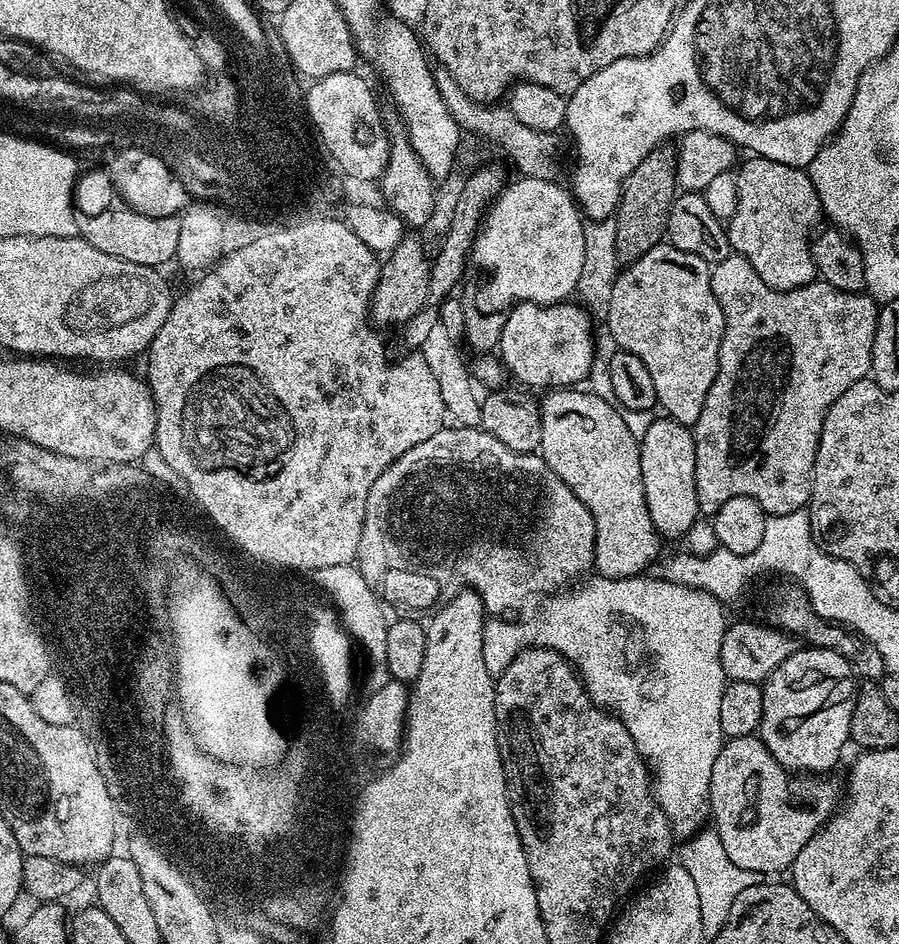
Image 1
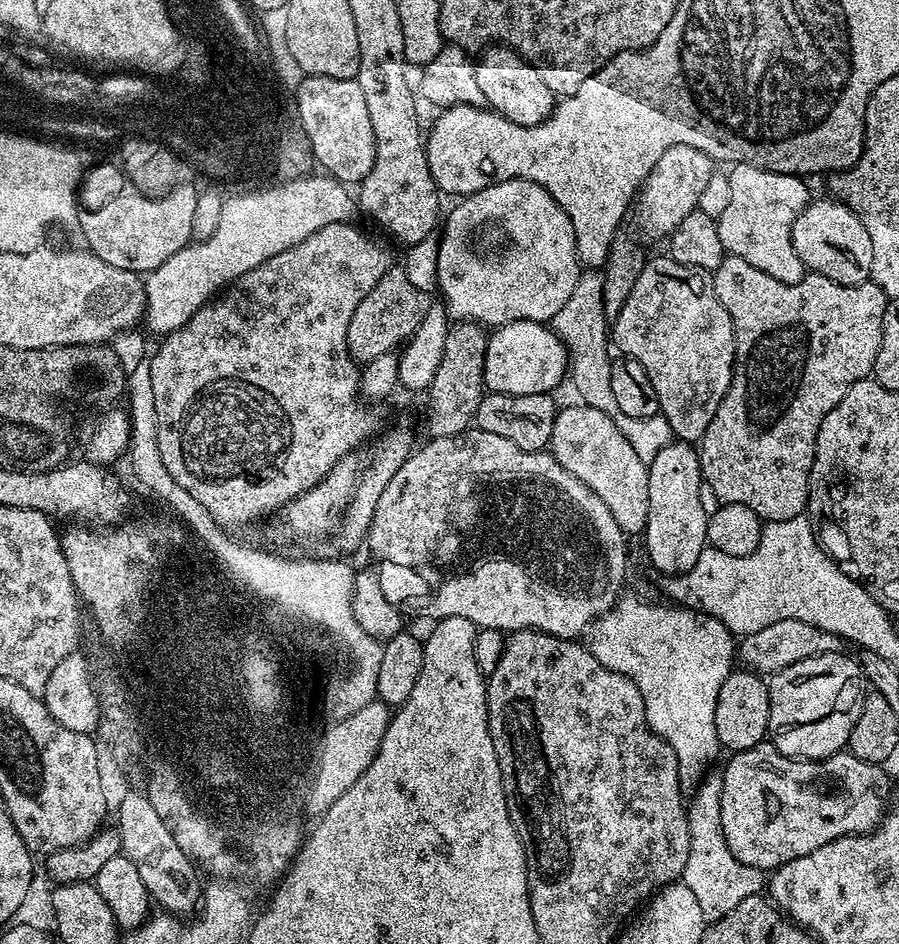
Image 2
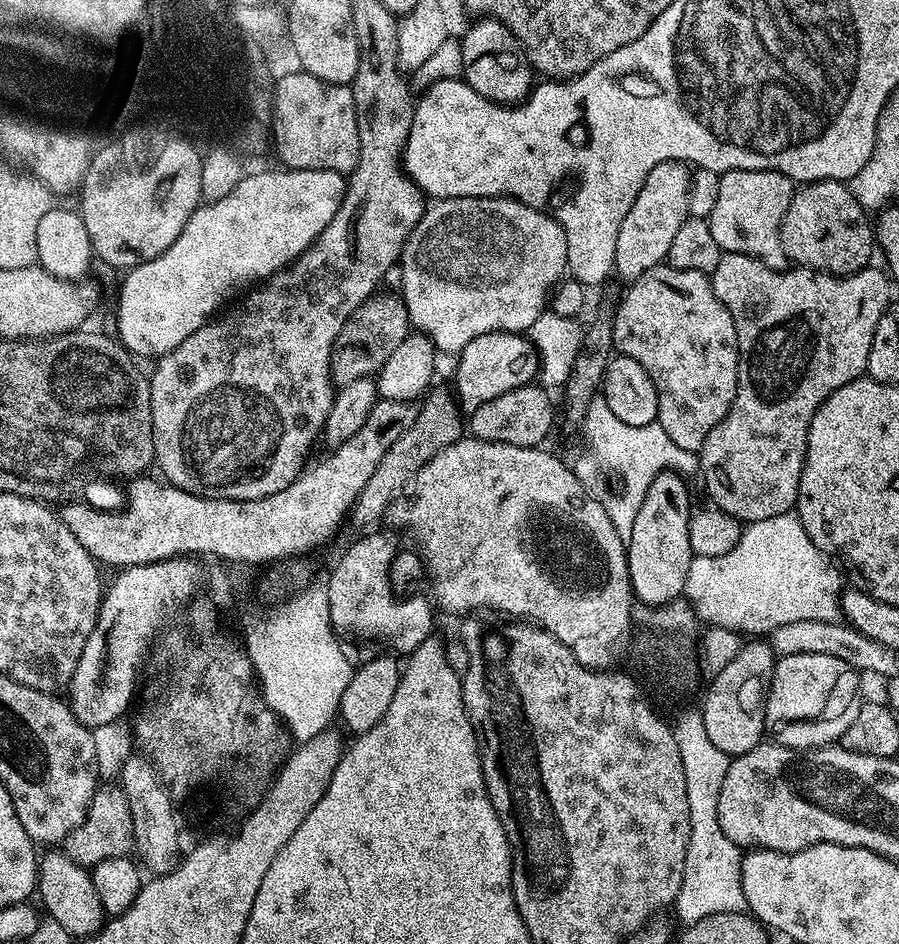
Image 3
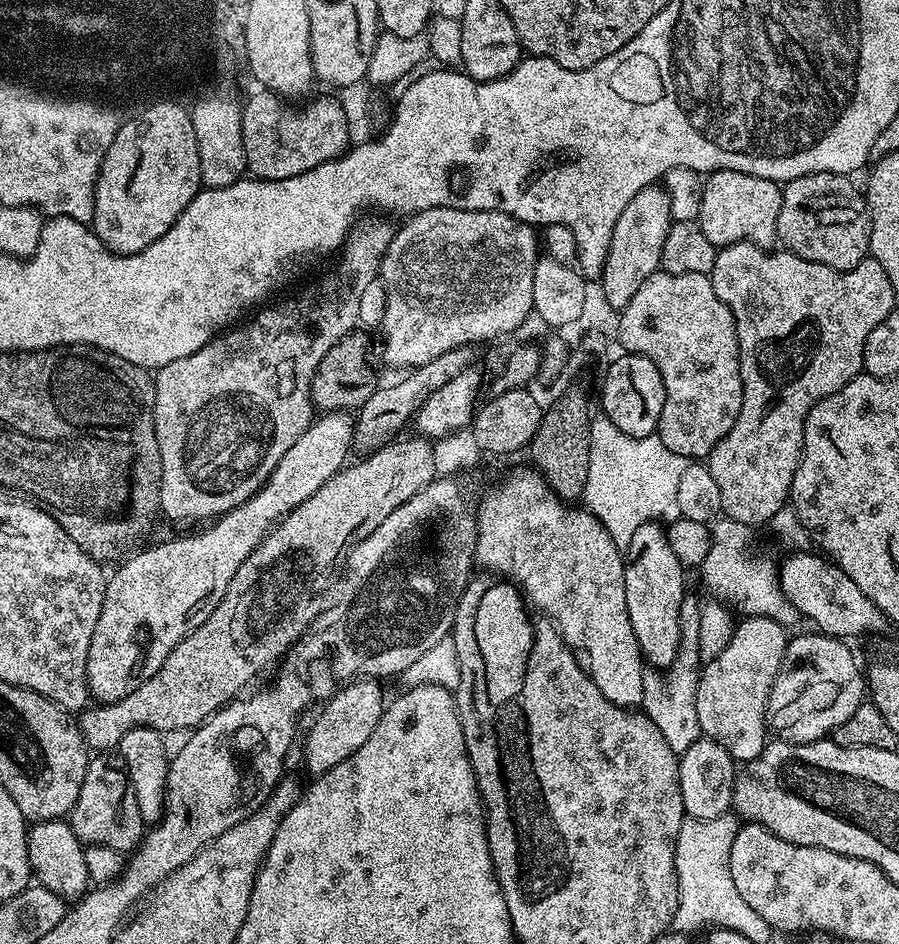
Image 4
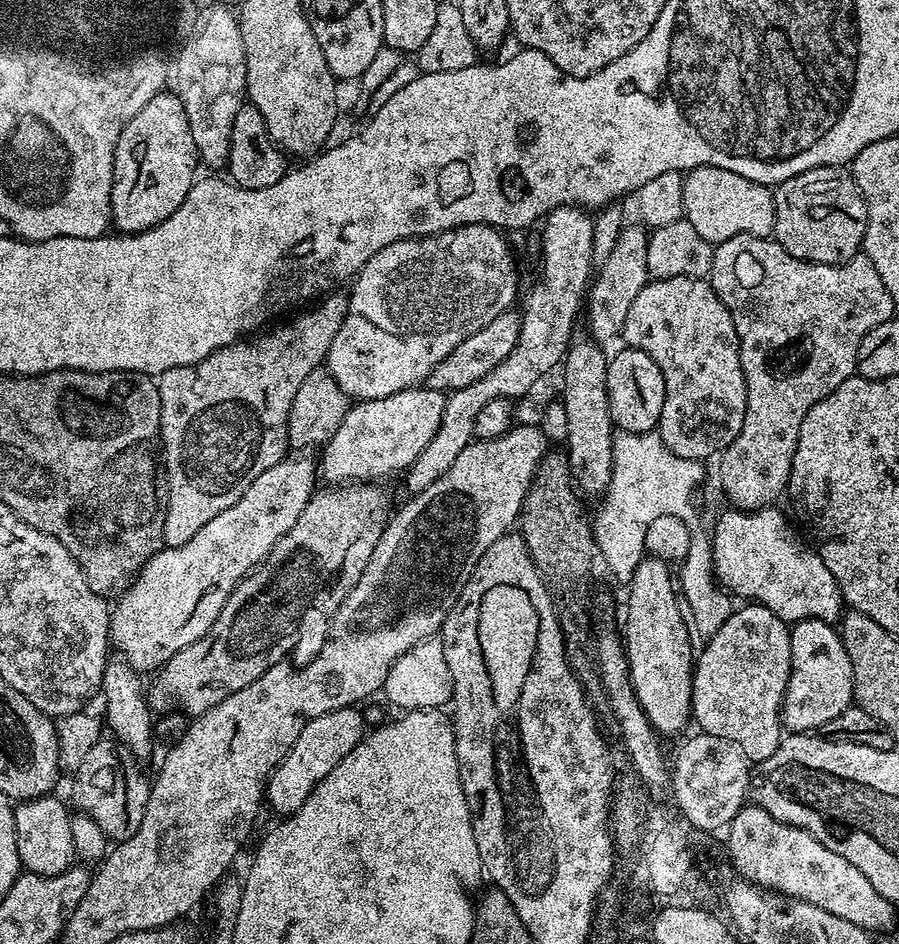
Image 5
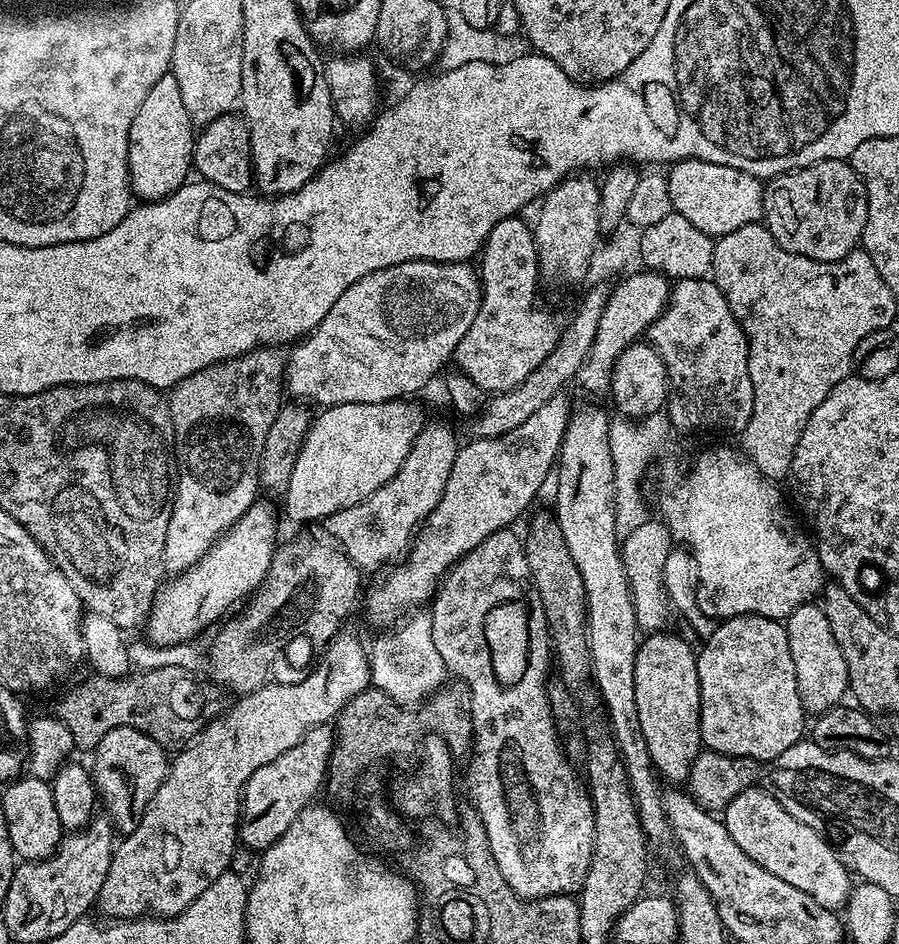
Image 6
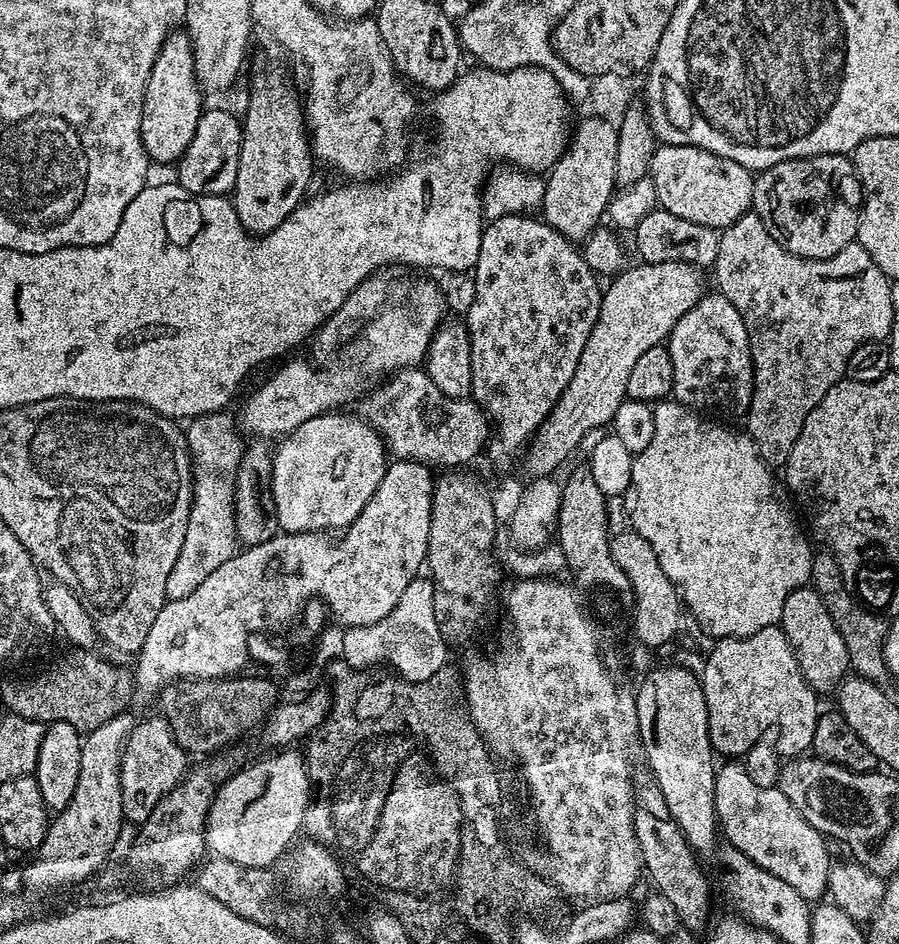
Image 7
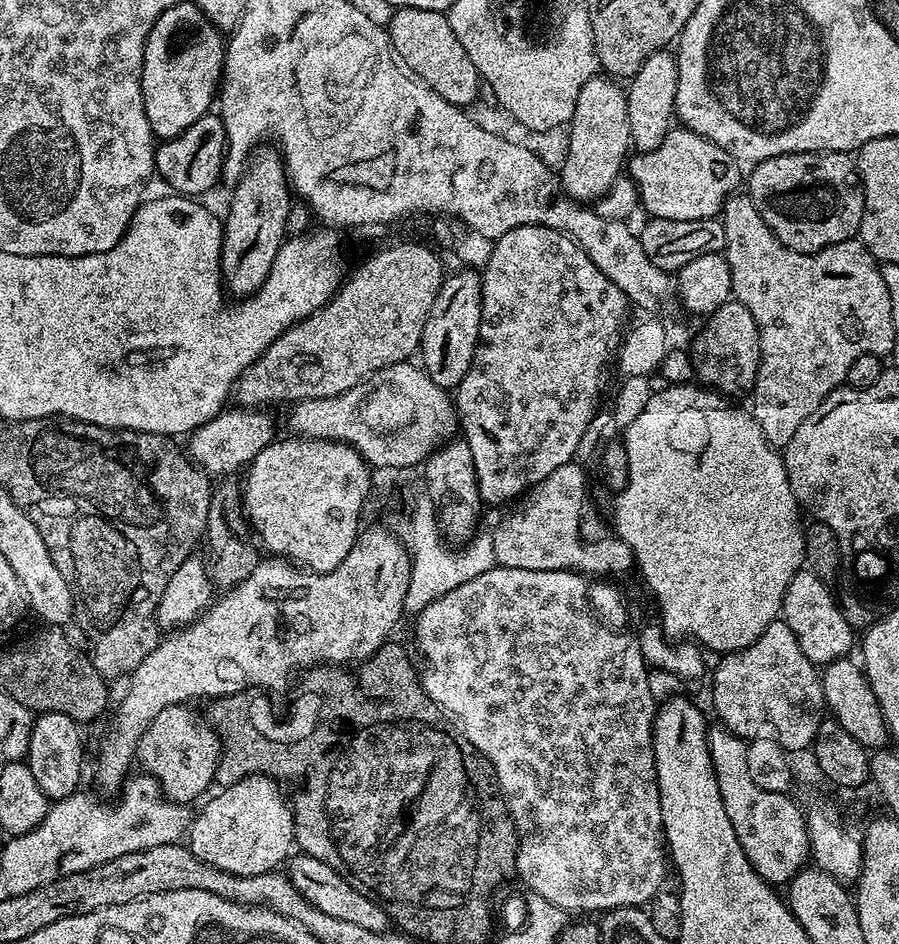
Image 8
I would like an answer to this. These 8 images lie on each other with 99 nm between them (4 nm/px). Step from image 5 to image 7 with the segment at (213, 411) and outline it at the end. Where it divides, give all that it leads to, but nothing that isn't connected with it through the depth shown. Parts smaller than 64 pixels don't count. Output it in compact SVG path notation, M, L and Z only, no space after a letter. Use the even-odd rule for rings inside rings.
M227 411L211 412L205 416L195 417L187 425L186 435L188 437L188 453L192 455L192 505L190 506L190 518L186 526L186 542L182 542L182 550L178 554L178 562L174 562L174 570L170 570L170 578L166 578L166 597L168 600L177 600L178 598L186 598L188 594L194 594L194 590L198 590L198 586L202 586L202 582L206 582L206 578L210 578L210 574L214 574L214 570L218 570L218 566L222 566L222 562L226 562L232 556L235 556L238 551L238 541L236 538L236 472L240 468L240 459L244 457L246 444L240 441L242 437L241 429L234 421L228 417Z

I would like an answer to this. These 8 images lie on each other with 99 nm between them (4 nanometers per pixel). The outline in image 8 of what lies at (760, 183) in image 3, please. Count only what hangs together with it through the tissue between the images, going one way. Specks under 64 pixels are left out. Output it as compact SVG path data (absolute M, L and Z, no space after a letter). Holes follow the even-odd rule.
M674 126L662 138L662 142L654 150L633 155L627 161L626 172L640 190L640 202L643 211L648 211L649 217L674 218L675 220L710 220L721 215L724 202L729 194L735 193L741 187L741 165L726 150L722 150L705 136L692 132L683 126Z

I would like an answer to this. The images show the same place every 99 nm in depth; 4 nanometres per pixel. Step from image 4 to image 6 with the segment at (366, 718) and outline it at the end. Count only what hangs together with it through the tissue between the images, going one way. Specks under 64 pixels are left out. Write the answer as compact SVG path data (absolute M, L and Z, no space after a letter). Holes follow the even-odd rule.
M319 724L308 731L286 754L278 754L274 762L258 766L250 774L250 782L244 787L240 803L240 830L238 840L248 848L263 850L269 848L286 830L290 822L302 814L302 810L317 799L316 791L323 789L328 774L328 762L332 749L336 747L336 733L332 724Z

